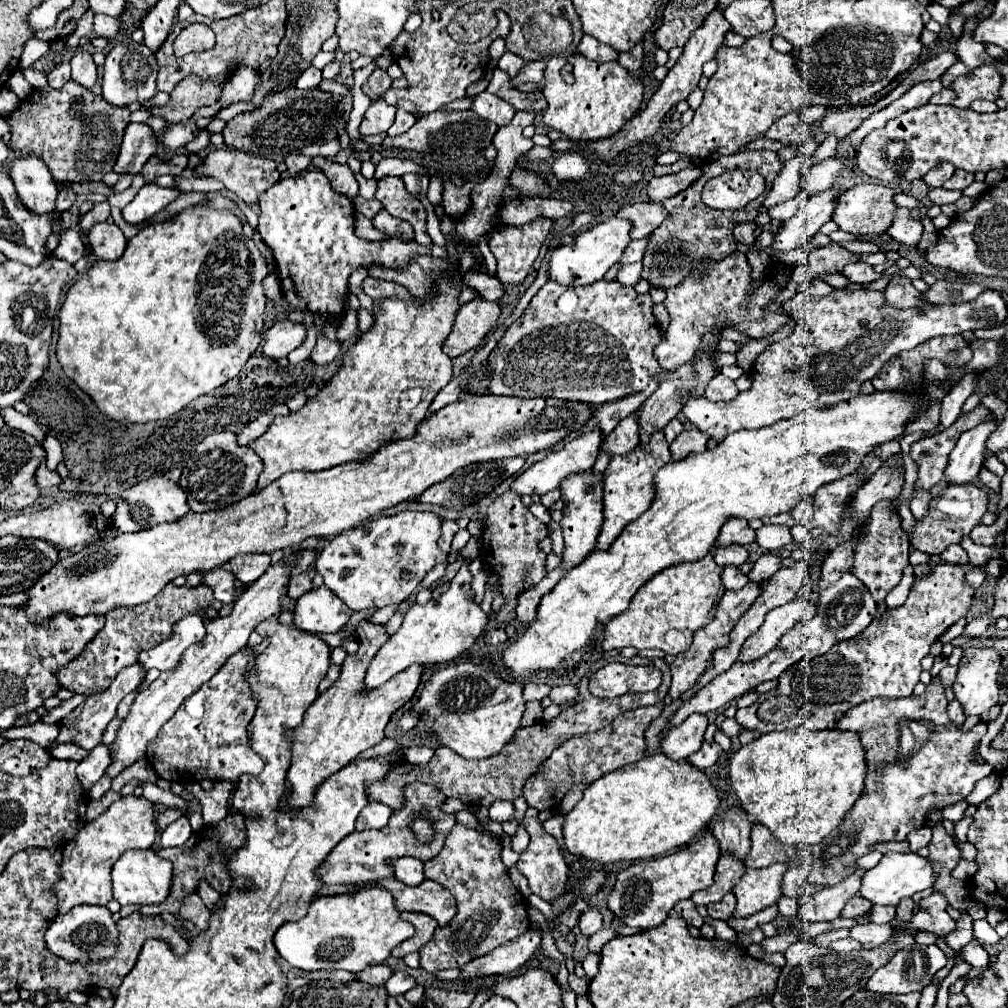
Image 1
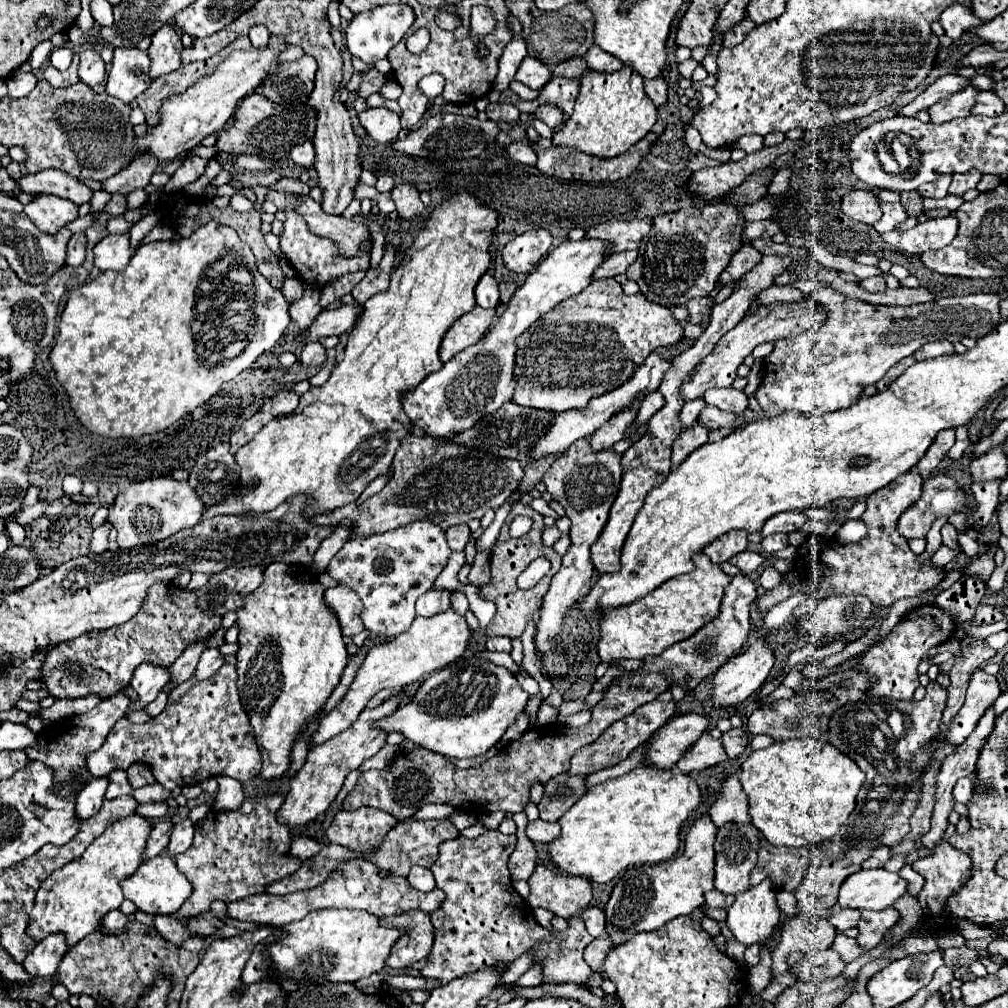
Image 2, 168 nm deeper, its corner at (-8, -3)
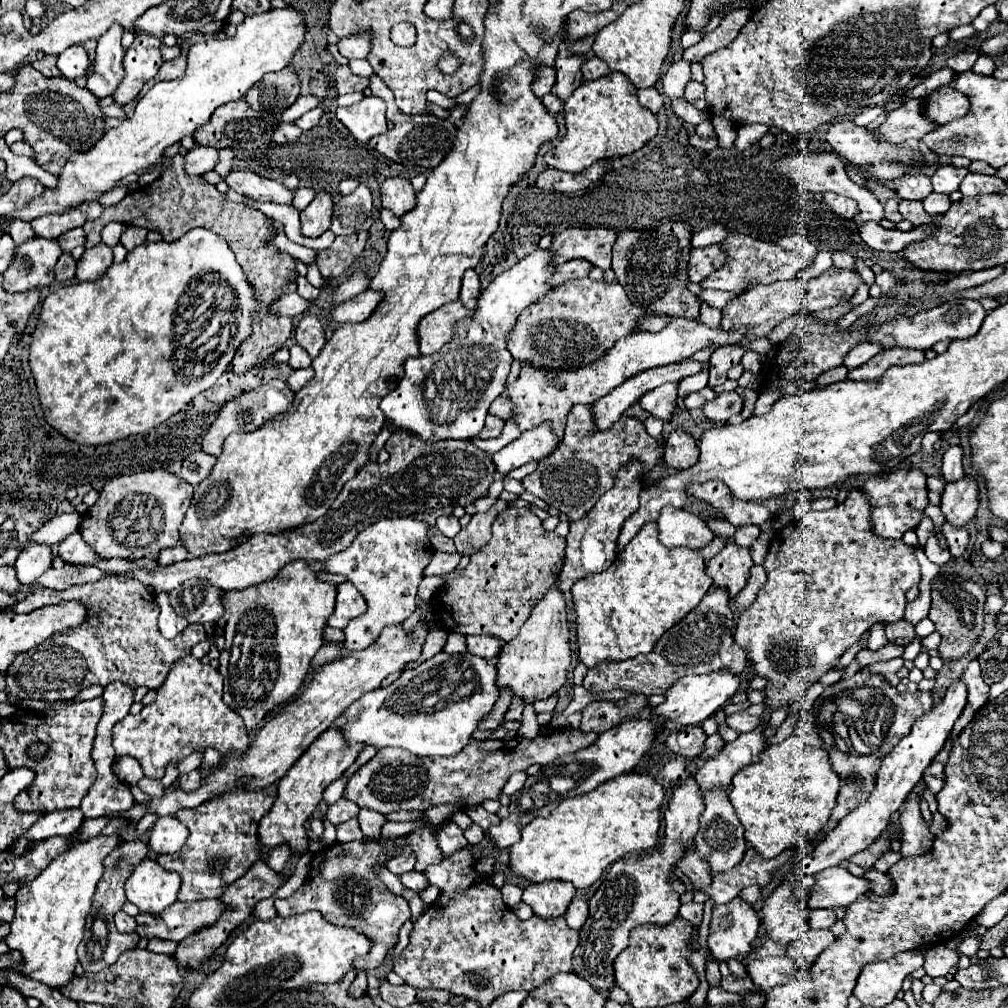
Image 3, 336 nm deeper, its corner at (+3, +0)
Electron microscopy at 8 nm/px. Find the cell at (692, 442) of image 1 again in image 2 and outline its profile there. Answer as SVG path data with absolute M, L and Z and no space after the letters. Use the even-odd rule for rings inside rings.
M702 425L688 427L686 431L680 433L680 437L672 445L672 463L680 465L694 449L702 447L708 443L708 429Z

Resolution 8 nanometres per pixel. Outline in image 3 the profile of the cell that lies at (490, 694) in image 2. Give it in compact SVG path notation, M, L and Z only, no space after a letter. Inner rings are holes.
M439 652L431 660L423 662L415 670L405 670L399 680L391 686L371 690L355 700L335 722L331 728L339 728L345 736L347 744L365 744L375 750L397 746L405 748L415 756L455 756L469 742L473 730L477 730L479 720L491 712L493 704L499 698L499 690L495 686L495 664L483 660L479 656L465 654L447 654Z

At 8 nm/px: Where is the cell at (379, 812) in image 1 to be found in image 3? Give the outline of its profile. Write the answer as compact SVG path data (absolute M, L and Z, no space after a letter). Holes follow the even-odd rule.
M341 798L341 800L337 800L335 804L329 806L329 810L327 810L327 820L329 820L333 826L337 826L337 824L341 824L341 822L347 822L347 820L355 818L357 812L359 812L359 806L357 806L357 804L351 804L349 800Z

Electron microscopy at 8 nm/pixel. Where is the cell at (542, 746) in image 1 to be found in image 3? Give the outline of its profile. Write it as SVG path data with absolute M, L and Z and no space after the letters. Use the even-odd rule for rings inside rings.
M569 730L565 734L557 734L557 732L553 732L549 736L539 734L535 740L527 740L523 736L515 736L507 742L505 740L471 740L463 748L463 752L459 752L457 756L451 756L451 758L421 758L411 752L403 752L399 748L383 748L383 752L377 752L365 766L361 766L351 776L351 780L345 786L343 798L355 802L359 808L369 808L379 814L397 812L397 810L425 810L435 804L463 804L463 802L467 802L467 806L475 806L475 804L481 804L483 800L497 798L513 772L527 770L531 764L543 764L543 766L551 764L559 756L565 756L565 754L571 754L579 748L589 746L591 742L595 742L595 738L597 738L597 734Z

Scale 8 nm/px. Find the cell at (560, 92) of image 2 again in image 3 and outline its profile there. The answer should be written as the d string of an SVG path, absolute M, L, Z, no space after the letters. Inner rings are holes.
M557 56L557 62L555 62L557 82L555 82L553 94L557 94L561 100L565 100L583 82L581 78L583 60L585 60L583 56Z

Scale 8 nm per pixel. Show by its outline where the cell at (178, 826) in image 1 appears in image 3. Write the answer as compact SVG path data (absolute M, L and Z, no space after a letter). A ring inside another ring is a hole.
M173 816L157 820L151 828L149 846L157 854L173 854L177 852L189 838L189 830Z

